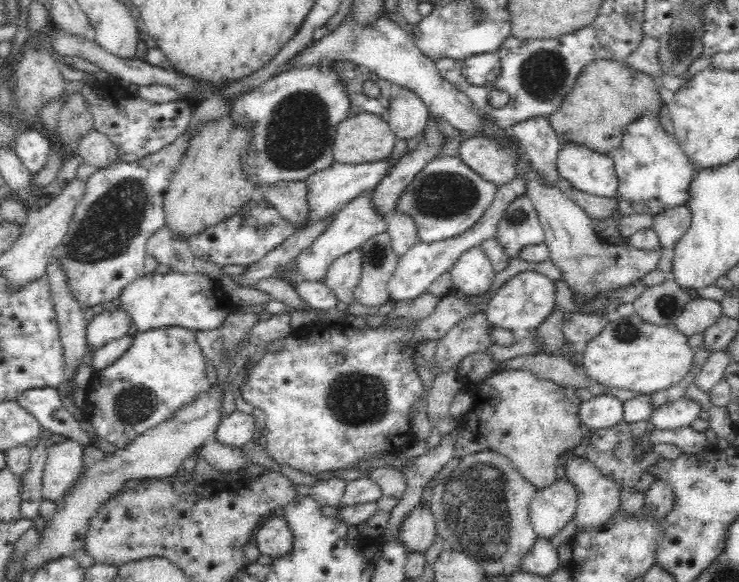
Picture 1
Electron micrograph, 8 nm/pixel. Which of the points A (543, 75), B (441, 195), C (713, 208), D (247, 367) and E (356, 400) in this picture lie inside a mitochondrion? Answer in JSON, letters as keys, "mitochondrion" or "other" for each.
{"A":"mitochondrion","B":"mitochondrion","C":"other","D":"other","E":"mitochondrion"}

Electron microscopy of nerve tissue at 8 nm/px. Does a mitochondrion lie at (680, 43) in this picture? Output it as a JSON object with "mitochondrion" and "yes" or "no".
{"mitochondrion":"yes"}

